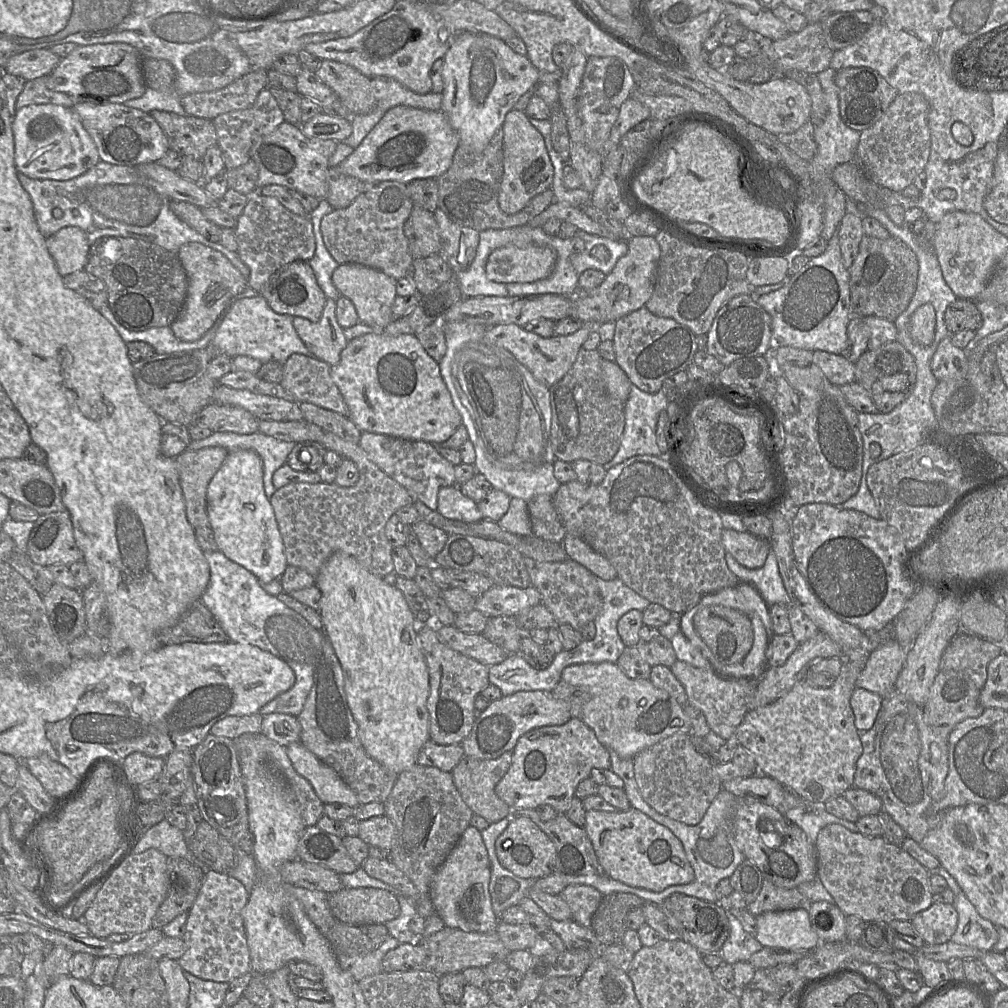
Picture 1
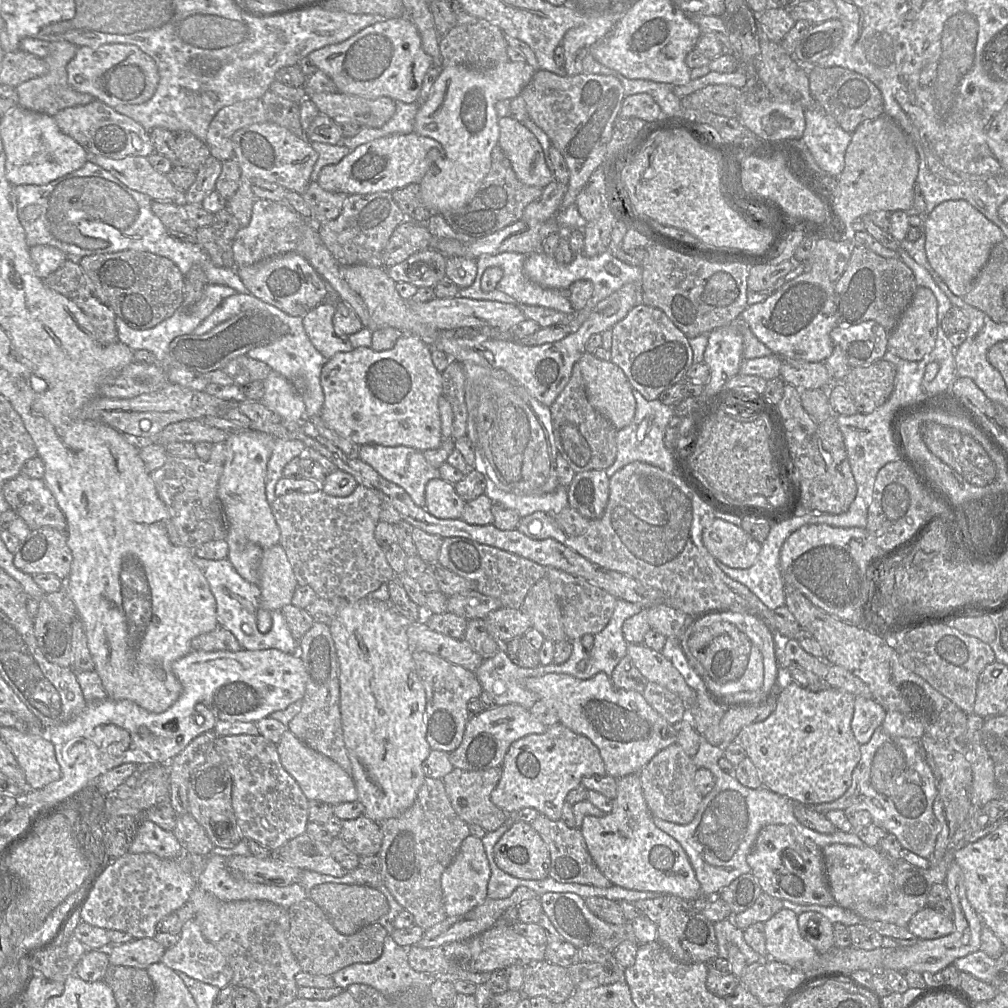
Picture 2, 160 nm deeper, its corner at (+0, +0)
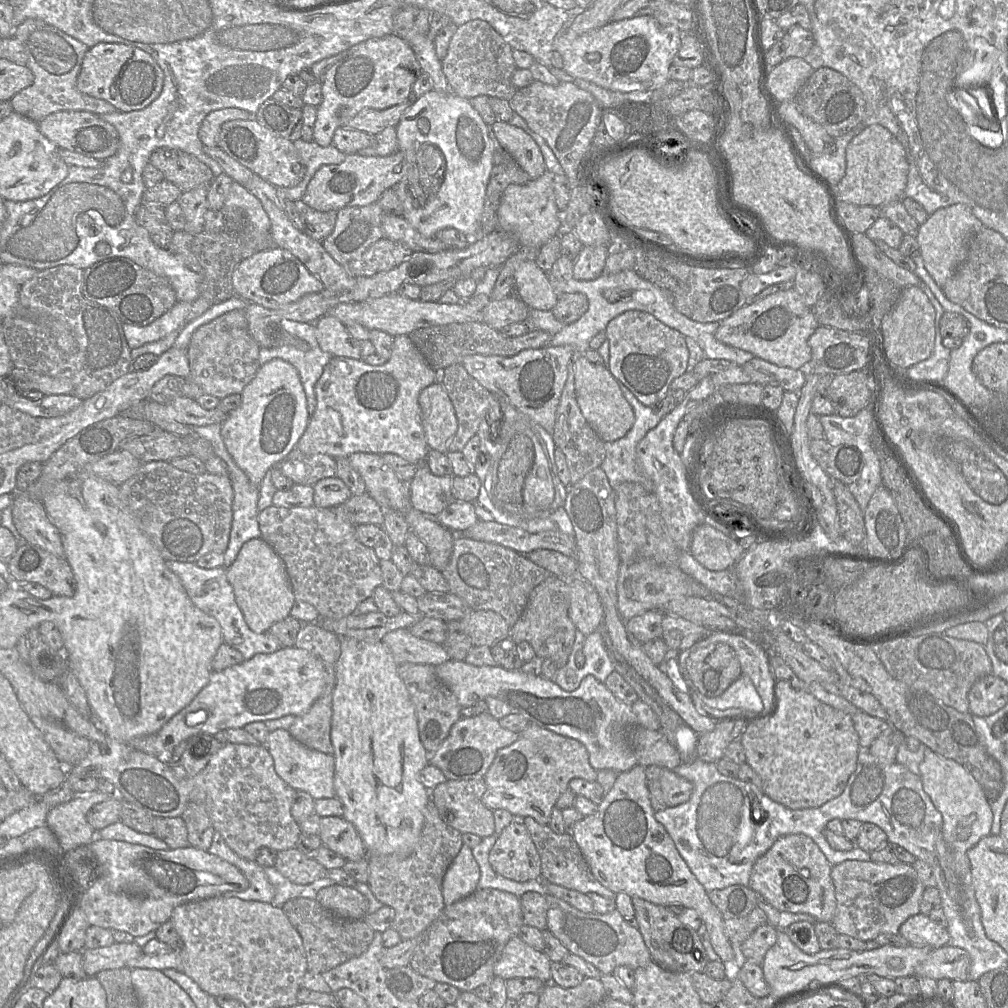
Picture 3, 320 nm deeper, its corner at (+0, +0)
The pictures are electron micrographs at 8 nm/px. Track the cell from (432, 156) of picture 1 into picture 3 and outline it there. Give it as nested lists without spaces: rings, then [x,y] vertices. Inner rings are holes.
[[[401,150],[389,156],[350,154],[340,164],[321,166],[310,180],[301,199],[311,208],[322,212],[338,211],[348,206],[366,206],[376,203],[380,195],[399,183],[413,166]]]

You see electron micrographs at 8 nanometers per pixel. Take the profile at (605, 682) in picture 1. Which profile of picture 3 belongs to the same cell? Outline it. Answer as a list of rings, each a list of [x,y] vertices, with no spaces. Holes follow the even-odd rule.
[[[448,660],[435,666],[435,671],[462,708],[474,707],[477,702],[489,697],[497,698],[513,707],[530,724],[581,742],[596,771],[610,769],[622,773],[639,765],[633,750],[633,732],[639,725],[632,705],[618,700],[593,675],[587,675],[576,690],[567,692],[541,675],[507,670],[500,666],[474,666],[464,661]]]

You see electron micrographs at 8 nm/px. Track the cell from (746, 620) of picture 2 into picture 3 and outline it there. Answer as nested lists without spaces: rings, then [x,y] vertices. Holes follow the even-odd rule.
[[[723,632],[716,633],[706,641],[692,645],[691,653],[715,643],[727,644],[734,650],[740,662],[741,675],[750,678],[763,702],[763,710],[757,715],[758,719],[749,721],[756,722],[767,716],[774,708],[777,681],[770,670],[769,653],[761,645],[745,636]]]

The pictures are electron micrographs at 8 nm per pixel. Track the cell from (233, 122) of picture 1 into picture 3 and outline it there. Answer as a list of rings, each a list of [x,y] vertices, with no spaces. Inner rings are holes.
[[[223,108],[209,113],[201,123],[198,136],[205,147],[218,147],[221,126],[232,120],[255,119],[248,111],[239,108]]]

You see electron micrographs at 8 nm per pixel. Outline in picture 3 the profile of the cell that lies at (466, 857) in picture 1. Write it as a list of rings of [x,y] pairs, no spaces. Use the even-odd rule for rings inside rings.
[[[464,844],[449,866],[442,882],[445,906],[474,893],[478,889],[479,879],[480,868],[473,856],[472,848]]]

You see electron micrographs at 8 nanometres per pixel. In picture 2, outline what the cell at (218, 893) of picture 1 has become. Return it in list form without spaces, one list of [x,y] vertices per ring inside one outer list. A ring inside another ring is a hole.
[[[194,919],[184,924],[178,943],[166,949],[161,963],[175,972],[182,972],[195,980],[216,986],[220,990],[231,984],[233,978],[233,971],[227,960],[213,944],[205,939]]]

